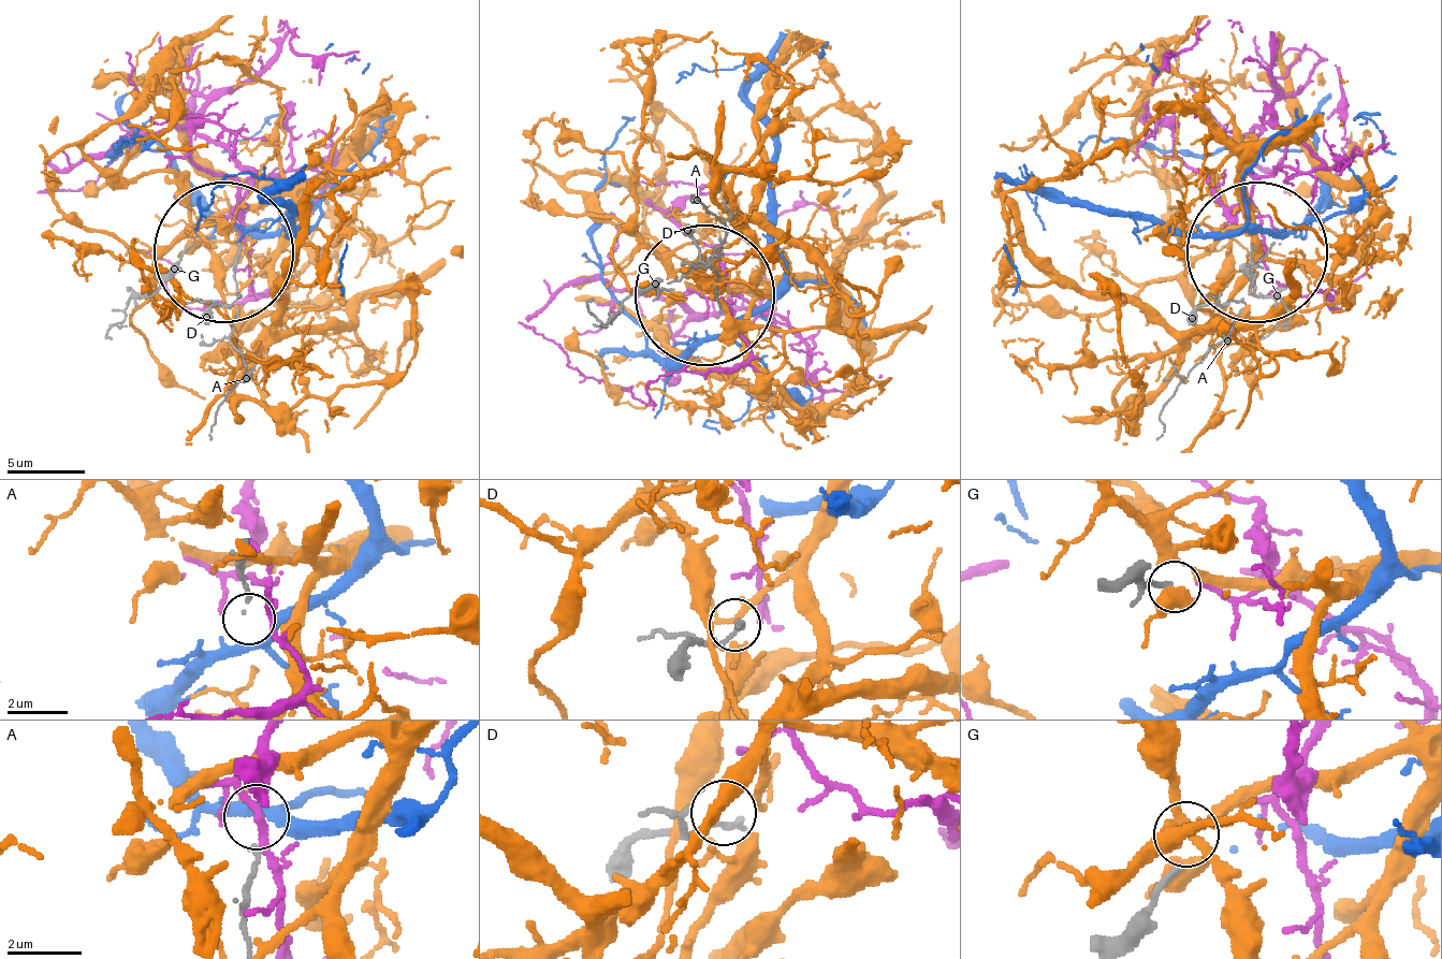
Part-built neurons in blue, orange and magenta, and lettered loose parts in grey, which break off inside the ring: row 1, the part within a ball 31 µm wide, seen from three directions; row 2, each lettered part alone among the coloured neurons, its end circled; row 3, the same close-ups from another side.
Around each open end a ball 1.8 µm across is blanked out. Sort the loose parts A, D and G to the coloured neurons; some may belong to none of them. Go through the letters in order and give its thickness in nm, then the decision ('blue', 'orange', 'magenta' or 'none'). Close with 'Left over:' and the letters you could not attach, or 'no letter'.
A: 110 nm thick; blue
D: 120 nm thick; orange
G: 150 nm thick; magenta
Left over: no letter

